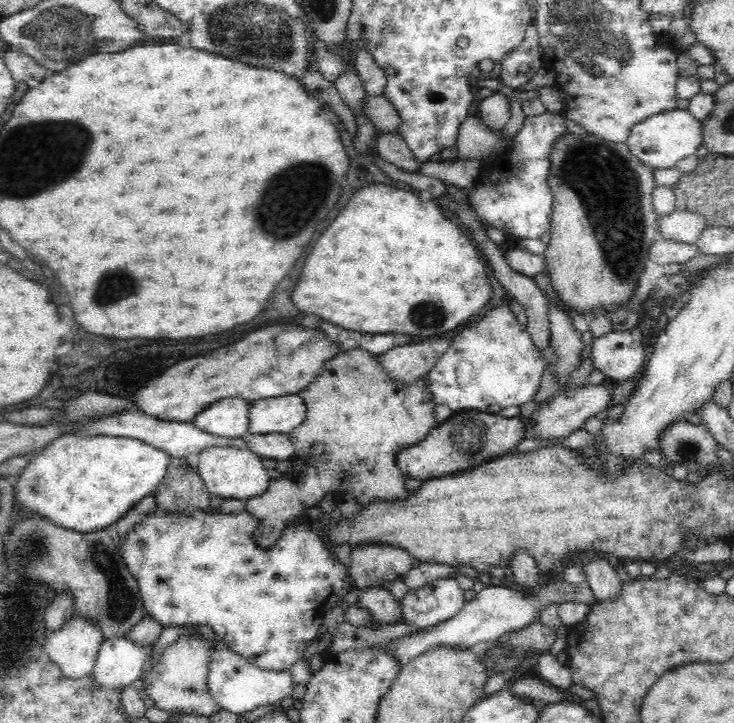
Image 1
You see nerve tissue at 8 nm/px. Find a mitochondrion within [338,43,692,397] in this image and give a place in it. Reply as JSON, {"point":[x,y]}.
{"point":[608,189]}

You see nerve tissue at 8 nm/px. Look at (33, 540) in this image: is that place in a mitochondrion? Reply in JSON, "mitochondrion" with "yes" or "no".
{"mitochondrion":"yes"}

